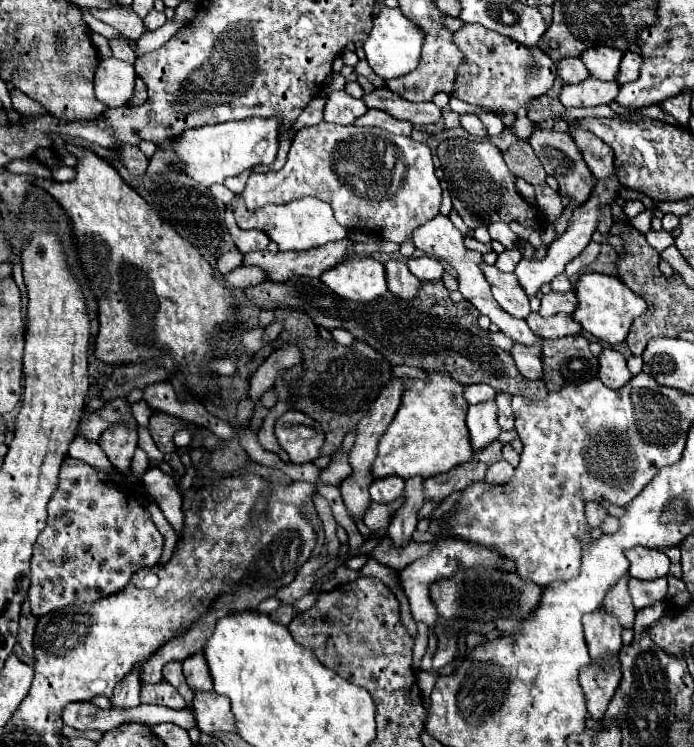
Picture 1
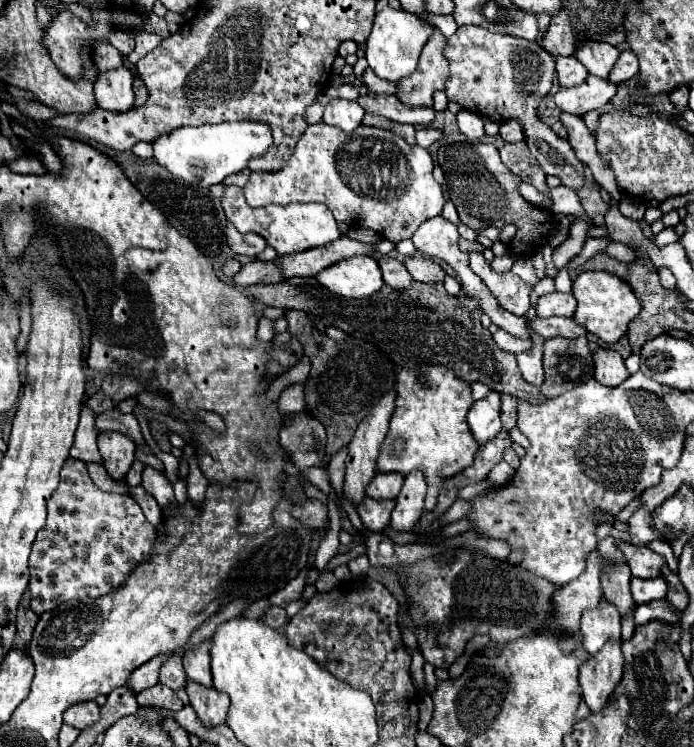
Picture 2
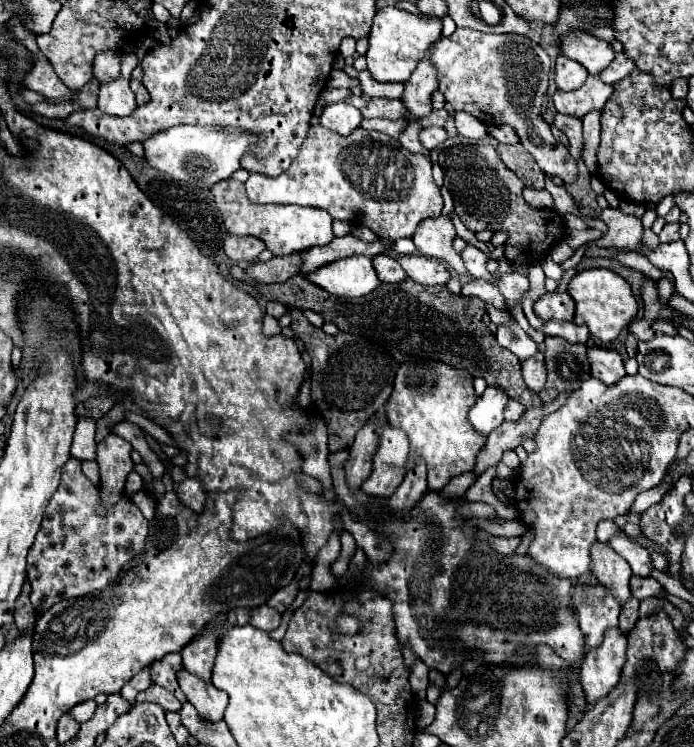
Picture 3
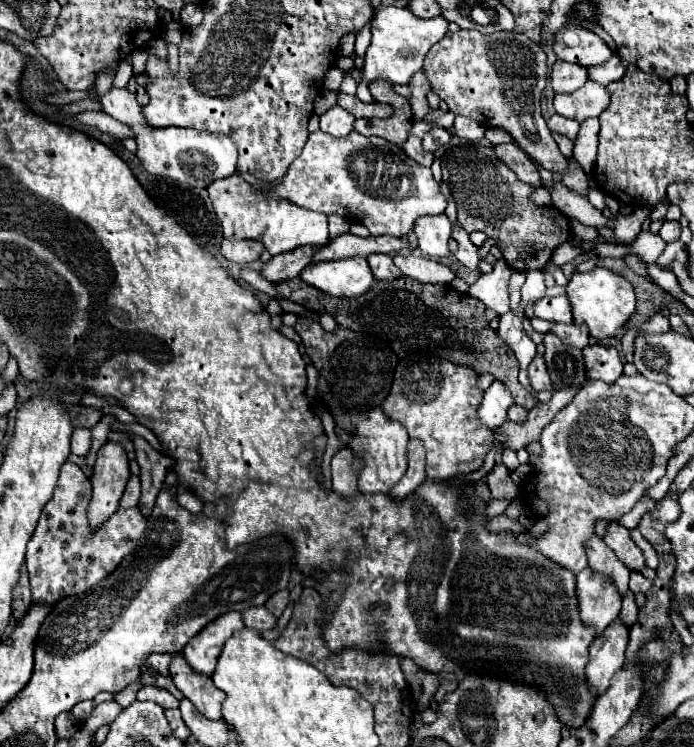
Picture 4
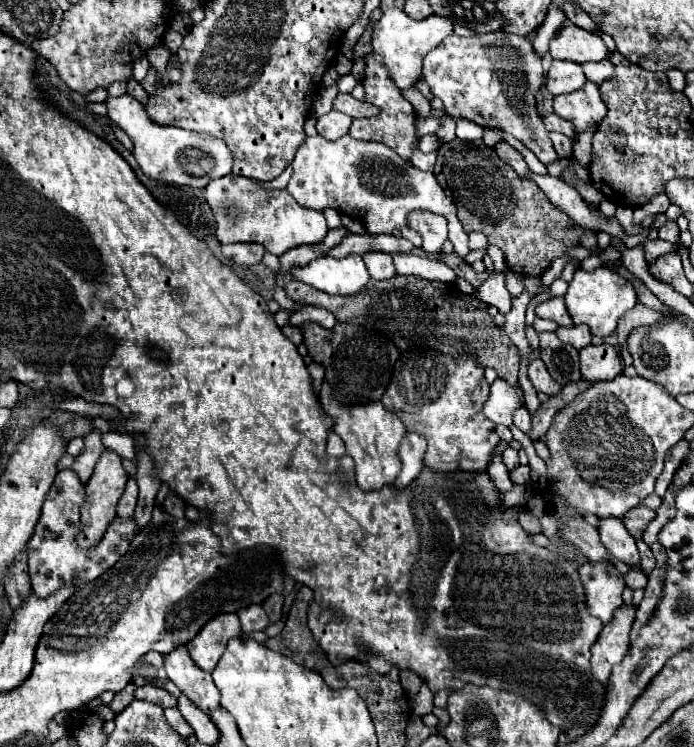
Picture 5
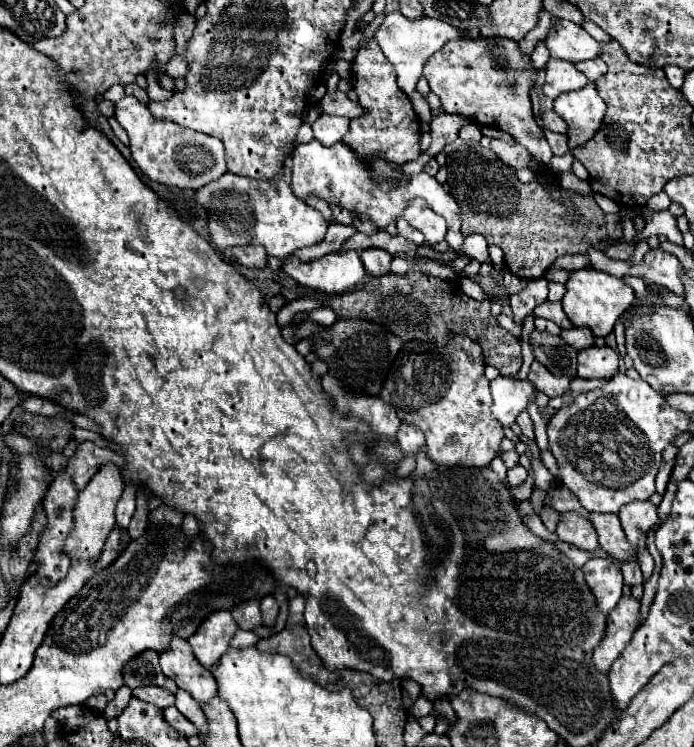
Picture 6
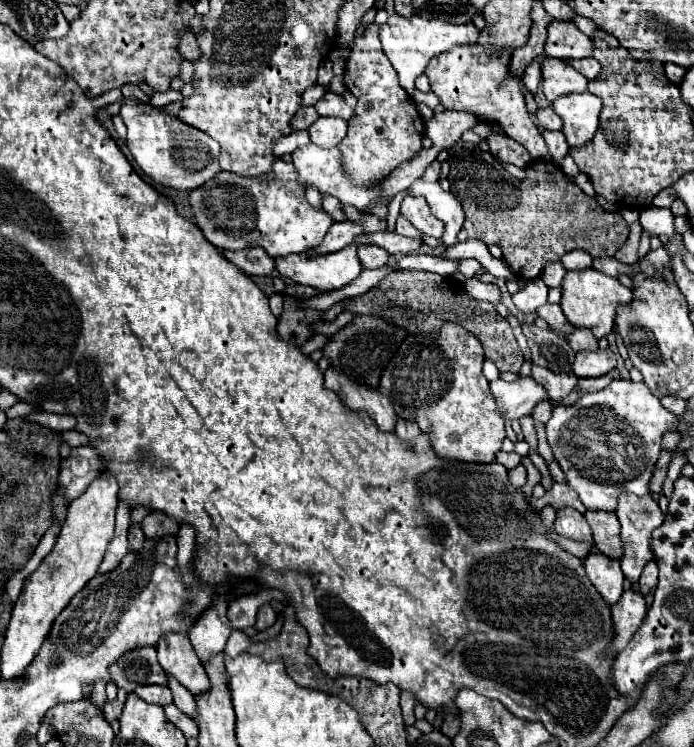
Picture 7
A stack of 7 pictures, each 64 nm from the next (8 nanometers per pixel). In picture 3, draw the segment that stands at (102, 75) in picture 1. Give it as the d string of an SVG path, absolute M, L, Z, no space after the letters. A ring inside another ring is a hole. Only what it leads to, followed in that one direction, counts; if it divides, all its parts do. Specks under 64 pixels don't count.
M114 80L110 84L100 86L100 96L98 96L98 108L110 116L130 116L136 110L136 100L134 92L128 86L128 80Z

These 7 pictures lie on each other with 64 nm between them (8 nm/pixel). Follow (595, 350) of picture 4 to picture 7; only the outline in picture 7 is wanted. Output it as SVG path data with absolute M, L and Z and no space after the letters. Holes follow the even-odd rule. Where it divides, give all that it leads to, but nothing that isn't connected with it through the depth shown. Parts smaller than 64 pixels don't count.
M598 350L598 352L578 352L574 360L574 374L578 378L596 378L608 374L616 368L616 356L612 350Z

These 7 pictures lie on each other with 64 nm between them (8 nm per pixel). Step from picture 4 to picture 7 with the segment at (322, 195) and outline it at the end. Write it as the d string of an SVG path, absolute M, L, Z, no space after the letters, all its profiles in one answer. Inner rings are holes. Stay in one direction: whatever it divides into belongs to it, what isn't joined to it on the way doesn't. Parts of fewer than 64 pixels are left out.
M310 142L310 144L306 144L304 148L298 148L298 150L292 154L292 158L294 158L294 166L296 166L298 174L300 174L300 182L302 182L302 184L306 184L306 186L308 186L308 184L314 184L322 194L330 194L330 196L338 198L338 200L344 202L344 204L356 206L358 210L372 208L376 216L380 216L380 218L386 218L386 216L388 216L388 208L386 208L386 206L372 206L374 200L380 196L380 184L374 186L374 188L370 188L370 190L352 186L352 184L350 184L350 178L348 178L348 176L342 172L342 168L340 168L340 150L338 150L338 148L326 150L326 148L318 148L316 144ZM424 180L414 182L412 196L424 196L428 200L432 214L444 222L442 242L446 246L458 244L456 236L458 236L462 222L464 222L464 212L462 212L458 198L452 192L444 192L438 182L424 182Z

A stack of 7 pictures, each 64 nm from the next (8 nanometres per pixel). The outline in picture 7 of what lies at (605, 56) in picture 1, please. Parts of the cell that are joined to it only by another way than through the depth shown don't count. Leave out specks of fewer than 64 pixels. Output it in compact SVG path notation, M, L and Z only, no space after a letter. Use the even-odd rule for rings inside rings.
M552 20L546 40L546 56L552 58L586 58L594 50L592 40L582 34L572 22Z

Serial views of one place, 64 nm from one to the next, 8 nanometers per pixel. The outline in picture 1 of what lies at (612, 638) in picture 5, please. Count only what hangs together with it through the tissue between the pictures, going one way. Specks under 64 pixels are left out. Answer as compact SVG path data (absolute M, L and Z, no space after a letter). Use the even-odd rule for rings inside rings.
M594 662L586 668L582 668L580 686L584 690L588 712L590 712L592 720L596 720L596 722L602 720L602 716L608 708L608 702L620 684L620 678L622 678L620 668L610 668L610 672L602 672L602 668L598 668L598 664L594 664Z

